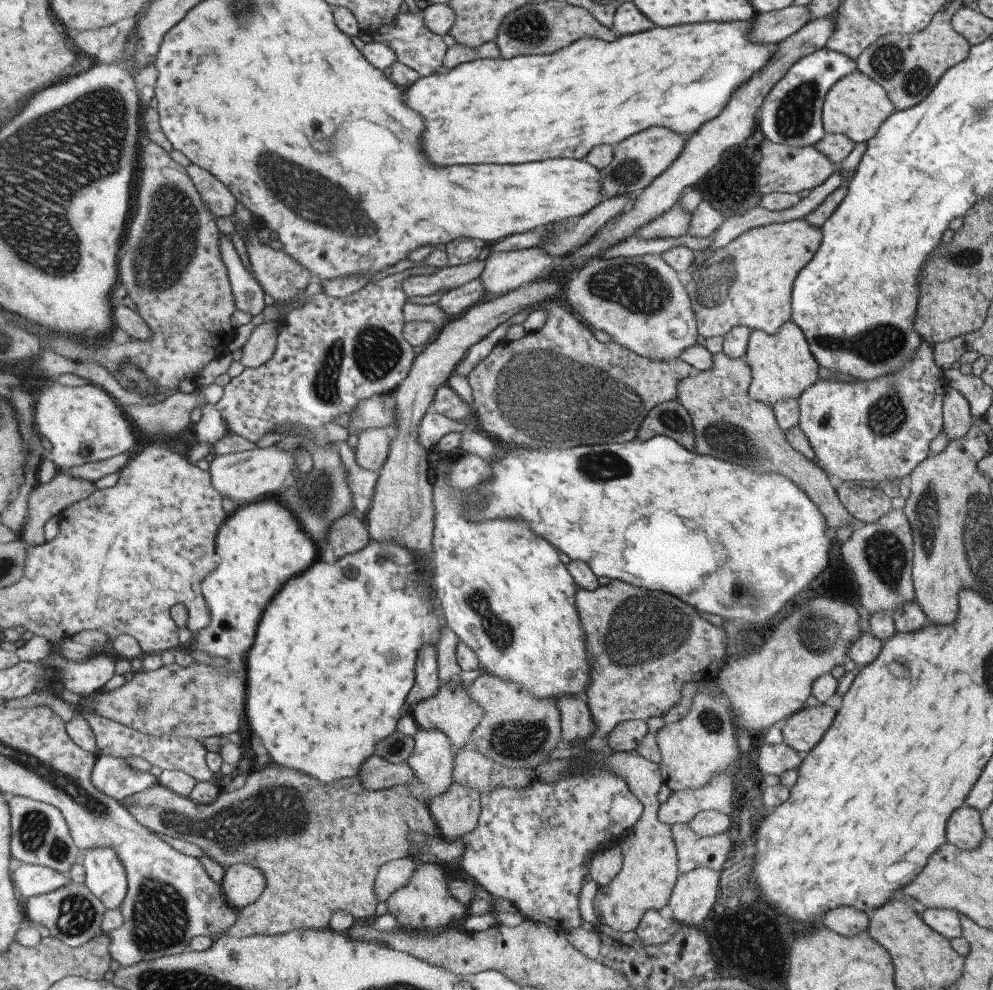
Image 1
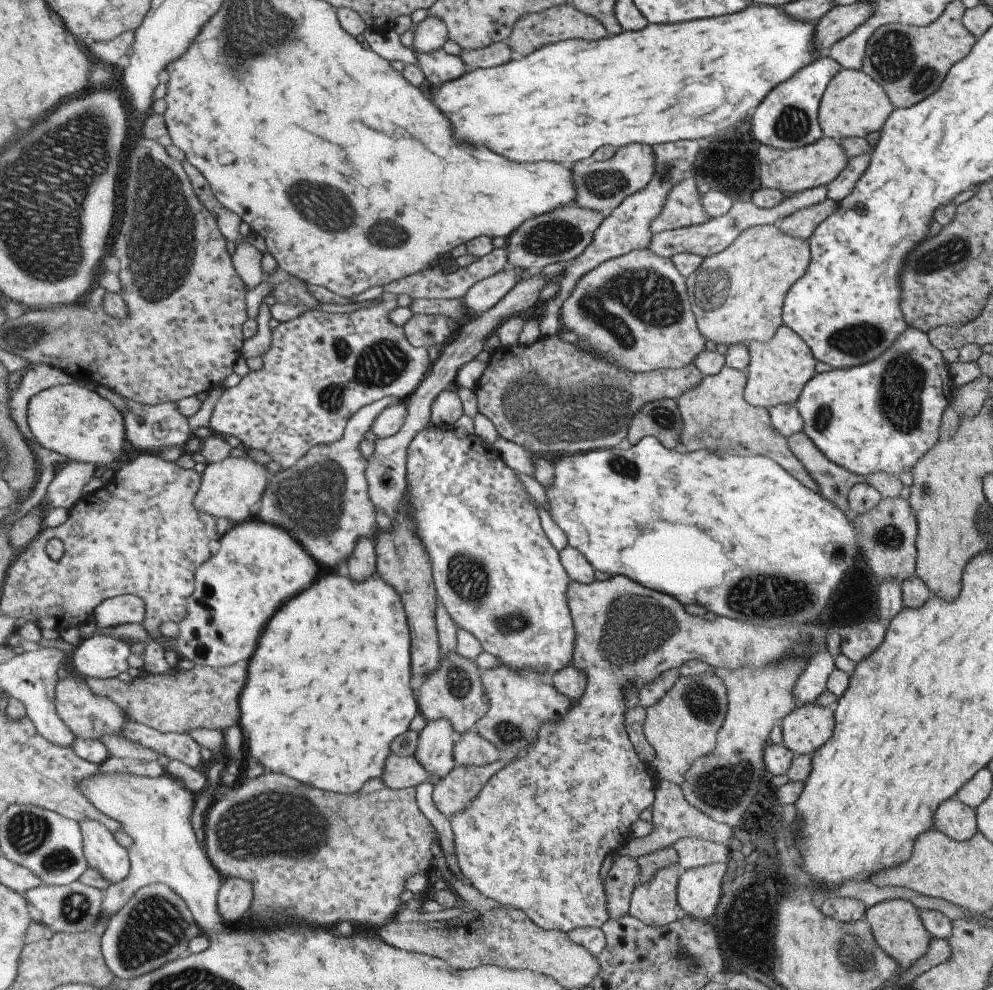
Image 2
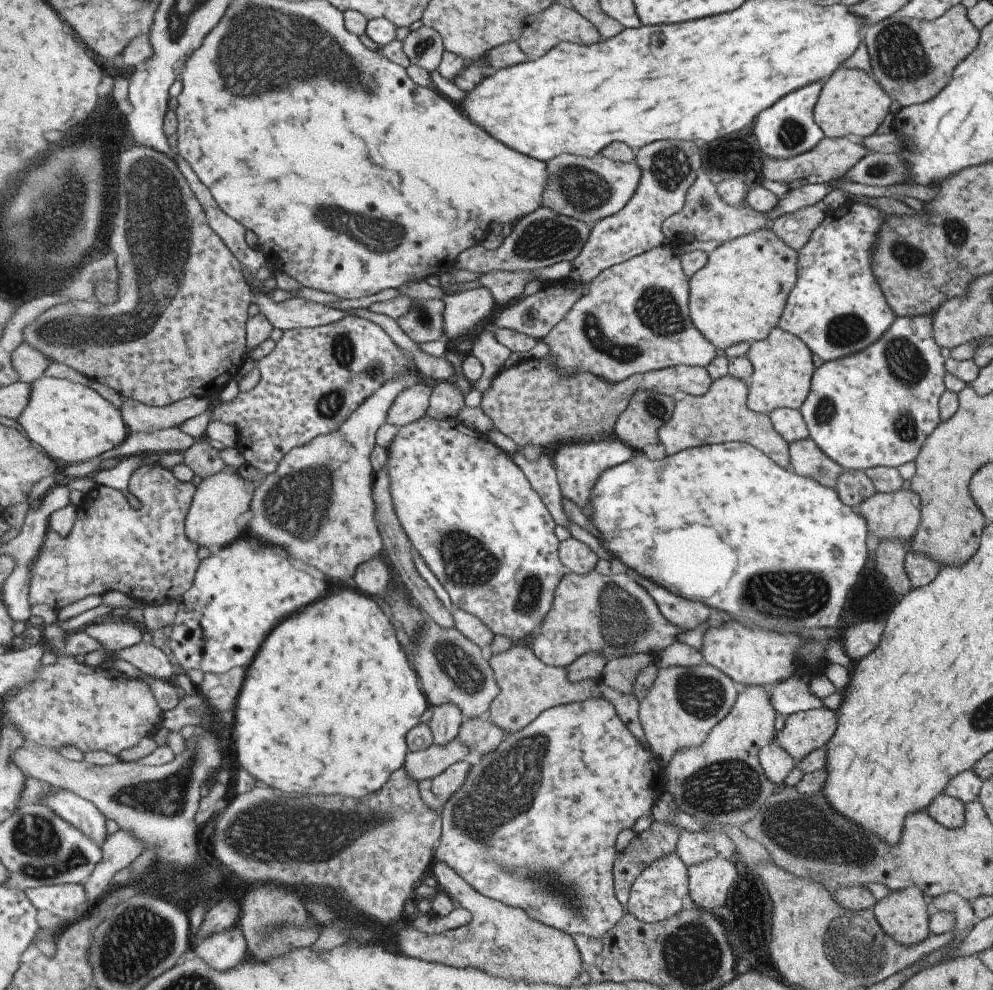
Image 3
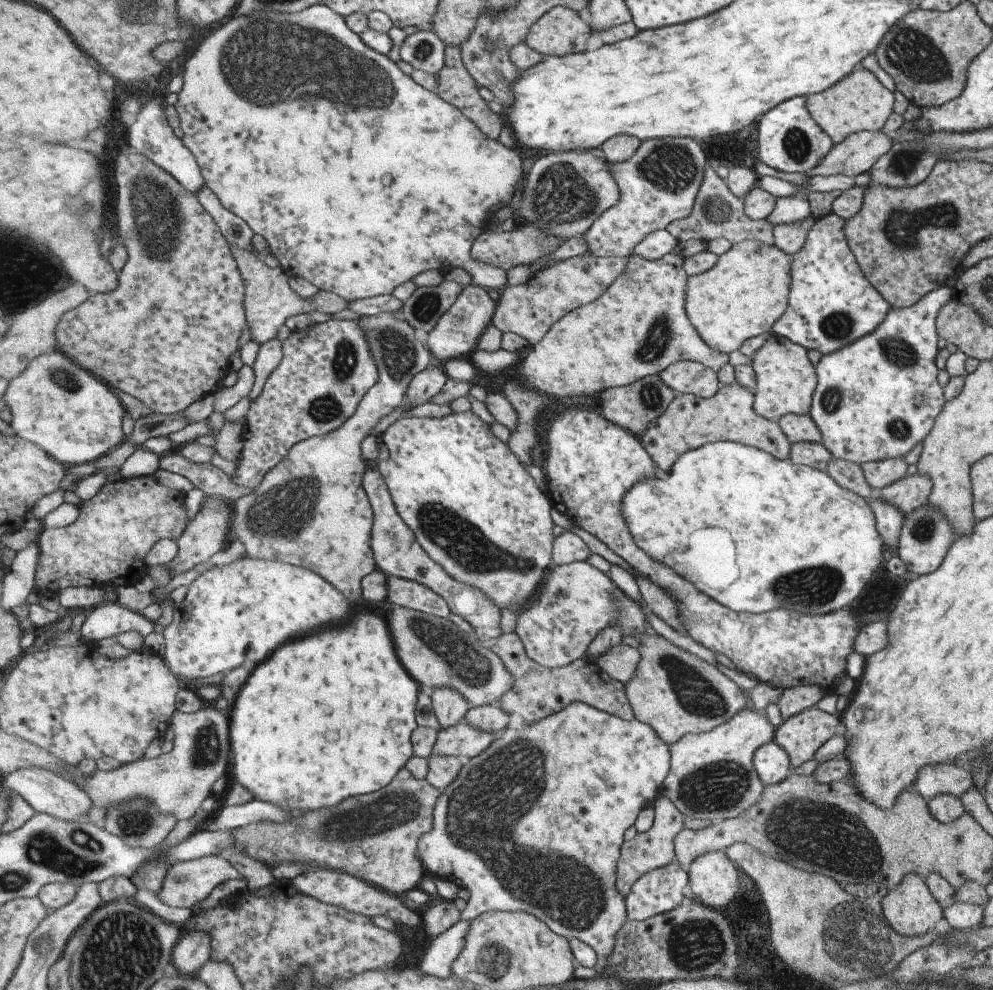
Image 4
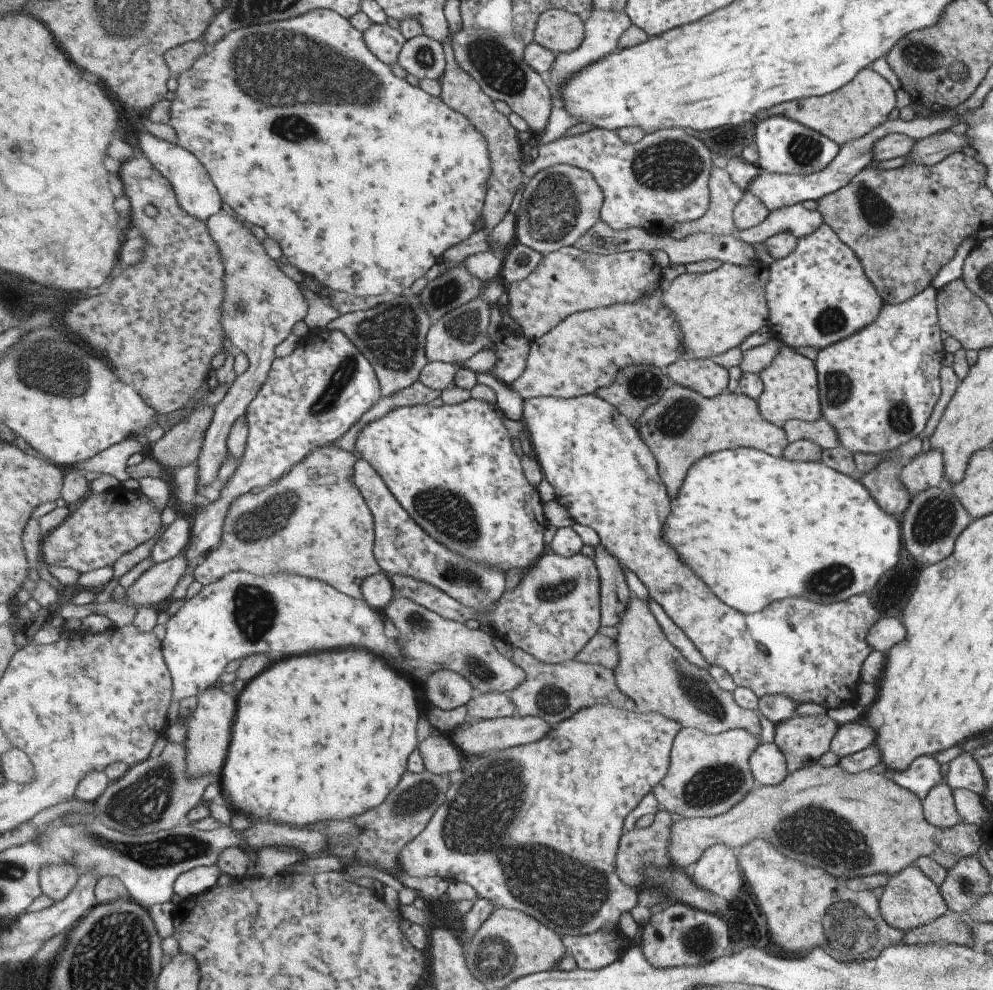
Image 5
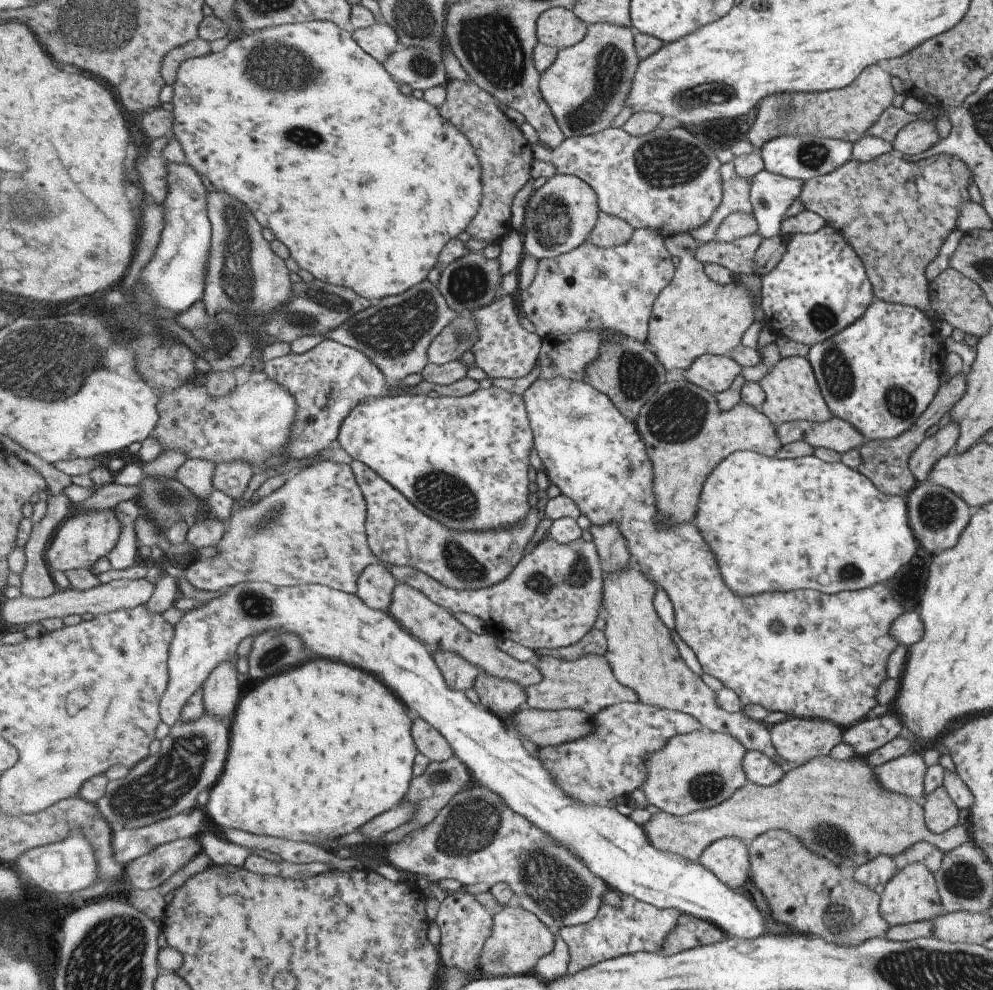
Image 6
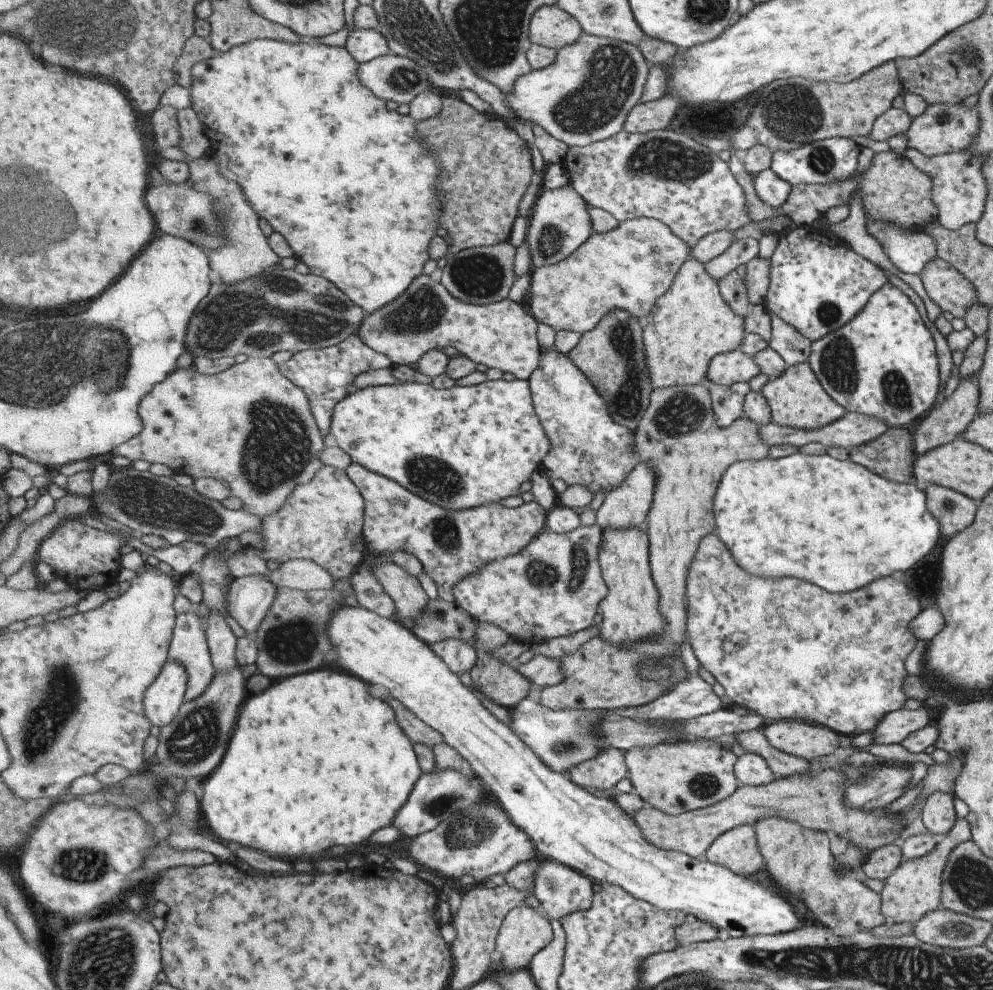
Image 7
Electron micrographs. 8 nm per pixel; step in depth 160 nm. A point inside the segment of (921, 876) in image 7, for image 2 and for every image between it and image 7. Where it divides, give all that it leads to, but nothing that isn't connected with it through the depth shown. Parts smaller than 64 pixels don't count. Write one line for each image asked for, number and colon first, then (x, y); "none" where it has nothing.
2: (896, 926)
3: (901, 914)
4: (909, 909)
5: (909, 900)
6: (910, 895)

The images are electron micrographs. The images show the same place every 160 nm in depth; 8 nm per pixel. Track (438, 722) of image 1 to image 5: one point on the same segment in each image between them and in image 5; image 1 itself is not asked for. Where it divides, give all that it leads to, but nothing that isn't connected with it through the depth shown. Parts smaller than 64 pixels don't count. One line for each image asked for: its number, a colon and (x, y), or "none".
2: (455, 692)
3: (453, 669)
4: (440, 654)
5: (429, 642)

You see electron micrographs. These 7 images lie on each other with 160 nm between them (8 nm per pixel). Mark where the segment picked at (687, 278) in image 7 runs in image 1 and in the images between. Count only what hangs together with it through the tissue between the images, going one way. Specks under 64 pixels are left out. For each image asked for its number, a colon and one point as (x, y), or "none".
1: (748, 282)
2: (737, 294)
3: (737, 296)
4: (740, 297)
5: (717, 310)
6: (694, 316)

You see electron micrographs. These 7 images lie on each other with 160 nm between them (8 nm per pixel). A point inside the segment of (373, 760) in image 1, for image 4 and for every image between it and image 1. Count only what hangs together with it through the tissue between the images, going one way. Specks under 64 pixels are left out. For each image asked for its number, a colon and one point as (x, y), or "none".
2: (401, 772)
3: (421, 765)
4: (462, 740)

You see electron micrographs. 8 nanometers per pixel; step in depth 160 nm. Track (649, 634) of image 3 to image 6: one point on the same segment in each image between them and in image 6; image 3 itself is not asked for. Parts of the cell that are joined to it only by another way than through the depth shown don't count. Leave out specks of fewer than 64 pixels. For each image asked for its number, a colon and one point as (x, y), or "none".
4: (578, 602)
5: (552, 614)
6: (552, 600)

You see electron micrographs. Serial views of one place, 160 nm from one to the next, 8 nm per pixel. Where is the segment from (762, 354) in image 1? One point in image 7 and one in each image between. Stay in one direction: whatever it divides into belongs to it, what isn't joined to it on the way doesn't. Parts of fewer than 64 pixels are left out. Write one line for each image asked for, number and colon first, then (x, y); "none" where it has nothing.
2: (777, 369)
3: (781, 365)
4: (785, 380)
5: (789, 391)
6: (791, 393)
7: (795, 398)

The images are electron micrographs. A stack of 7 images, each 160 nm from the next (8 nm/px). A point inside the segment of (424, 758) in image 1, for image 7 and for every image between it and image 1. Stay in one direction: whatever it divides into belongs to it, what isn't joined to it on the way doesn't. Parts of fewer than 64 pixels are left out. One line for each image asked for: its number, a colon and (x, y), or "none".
2: (437, 742)
3: (446, 723)
4: (450, 707)
5: (445, 689)
6: (461, 675)
7: (461, 657)

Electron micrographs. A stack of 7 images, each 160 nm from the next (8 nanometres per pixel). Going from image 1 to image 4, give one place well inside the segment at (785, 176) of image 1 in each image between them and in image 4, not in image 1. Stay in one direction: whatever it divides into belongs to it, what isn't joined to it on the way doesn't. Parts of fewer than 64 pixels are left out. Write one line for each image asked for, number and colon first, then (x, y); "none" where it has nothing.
2: (814, 165)
3: (830, 158)
4: (856, 153)

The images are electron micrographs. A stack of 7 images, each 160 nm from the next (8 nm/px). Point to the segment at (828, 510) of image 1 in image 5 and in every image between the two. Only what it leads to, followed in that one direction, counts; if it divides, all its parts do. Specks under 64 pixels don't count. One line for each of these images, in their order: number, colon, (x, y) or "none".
2: (718, 419)
3: (721, 415)
4: (691, 421)
5: (682, 427)

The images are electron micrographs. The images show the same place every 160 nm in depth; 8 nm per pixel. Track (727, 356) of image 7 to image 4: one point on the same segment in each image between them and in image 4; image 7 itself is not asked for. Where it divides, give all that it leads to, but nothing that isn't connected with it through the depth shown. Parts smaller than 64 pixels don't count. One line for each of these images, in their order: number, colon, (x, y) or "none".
4: (686, 377)
5: (704, 376)
6: (715, 373)

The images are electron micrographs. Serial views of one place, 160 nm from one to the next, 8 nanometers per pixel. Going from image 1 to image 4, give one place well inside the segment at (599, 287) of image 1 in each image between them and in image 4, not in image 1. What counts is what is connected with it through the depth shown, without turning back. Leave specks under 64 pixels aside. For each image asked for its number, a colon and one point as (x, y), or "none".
2: (634, 310)
3: (635, 317)
4: (639, 327)

